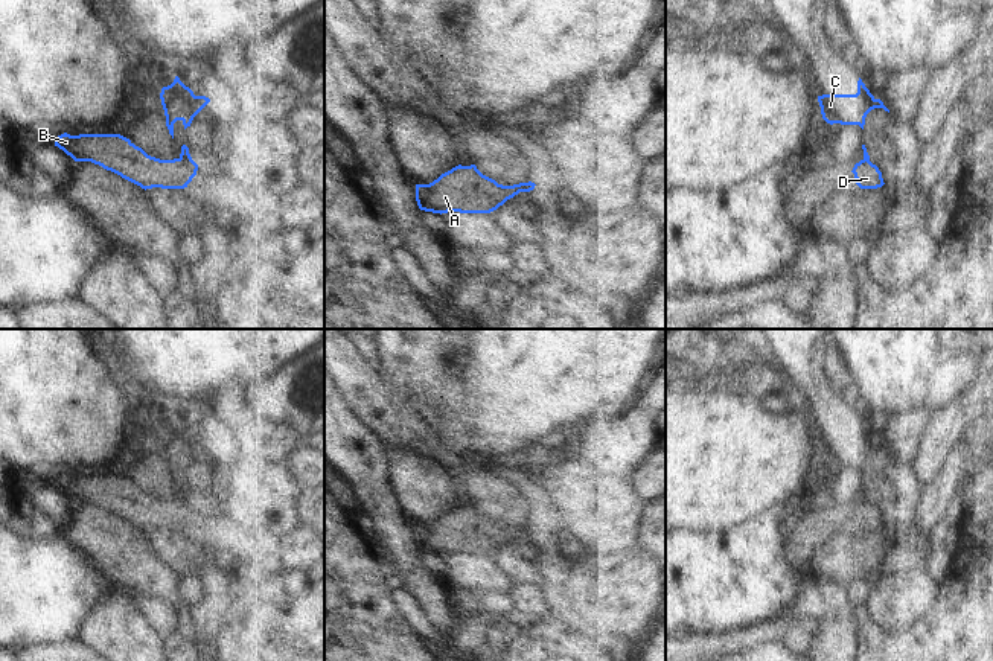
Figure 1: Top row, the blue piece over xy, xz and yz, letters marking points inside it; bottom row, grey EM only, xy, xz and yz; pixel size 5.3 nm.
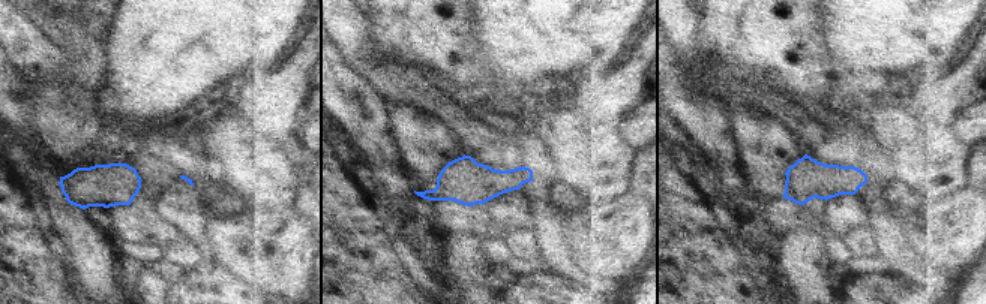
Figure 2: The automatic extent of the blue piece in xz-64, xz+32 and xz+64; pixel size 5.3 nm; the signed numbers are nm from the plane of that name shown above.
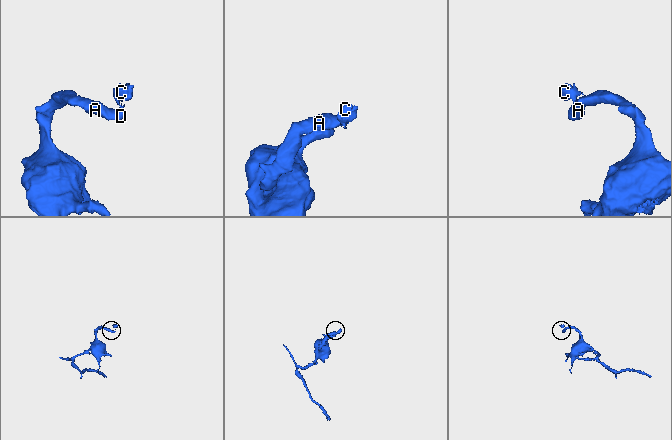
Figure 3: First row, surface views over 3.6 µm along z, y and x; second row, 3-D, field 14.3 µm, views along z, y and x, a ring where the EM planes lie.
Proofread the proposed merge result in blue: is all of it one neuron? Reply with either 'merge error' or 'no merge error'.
merge error

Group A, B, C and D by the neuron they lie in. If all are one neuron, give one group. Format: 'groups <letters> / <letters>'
groups A B D / C

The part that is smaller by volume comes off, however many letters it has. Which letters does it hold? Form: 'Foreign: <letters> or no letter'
Foreign: C.

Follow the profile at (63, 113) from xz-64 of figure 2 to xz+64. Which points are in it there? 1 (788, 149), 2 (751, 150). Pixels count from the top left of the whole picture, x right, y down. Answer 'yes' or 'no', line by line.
1: yes
2: yes

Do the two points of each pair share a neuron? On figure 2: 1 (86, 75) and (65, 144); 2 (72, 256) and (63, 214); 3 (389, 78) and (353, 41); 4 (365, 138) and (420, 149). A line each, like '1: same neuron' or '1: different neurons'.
1: same neuron
2: same neuron
3: same neuron
4: different neurons

